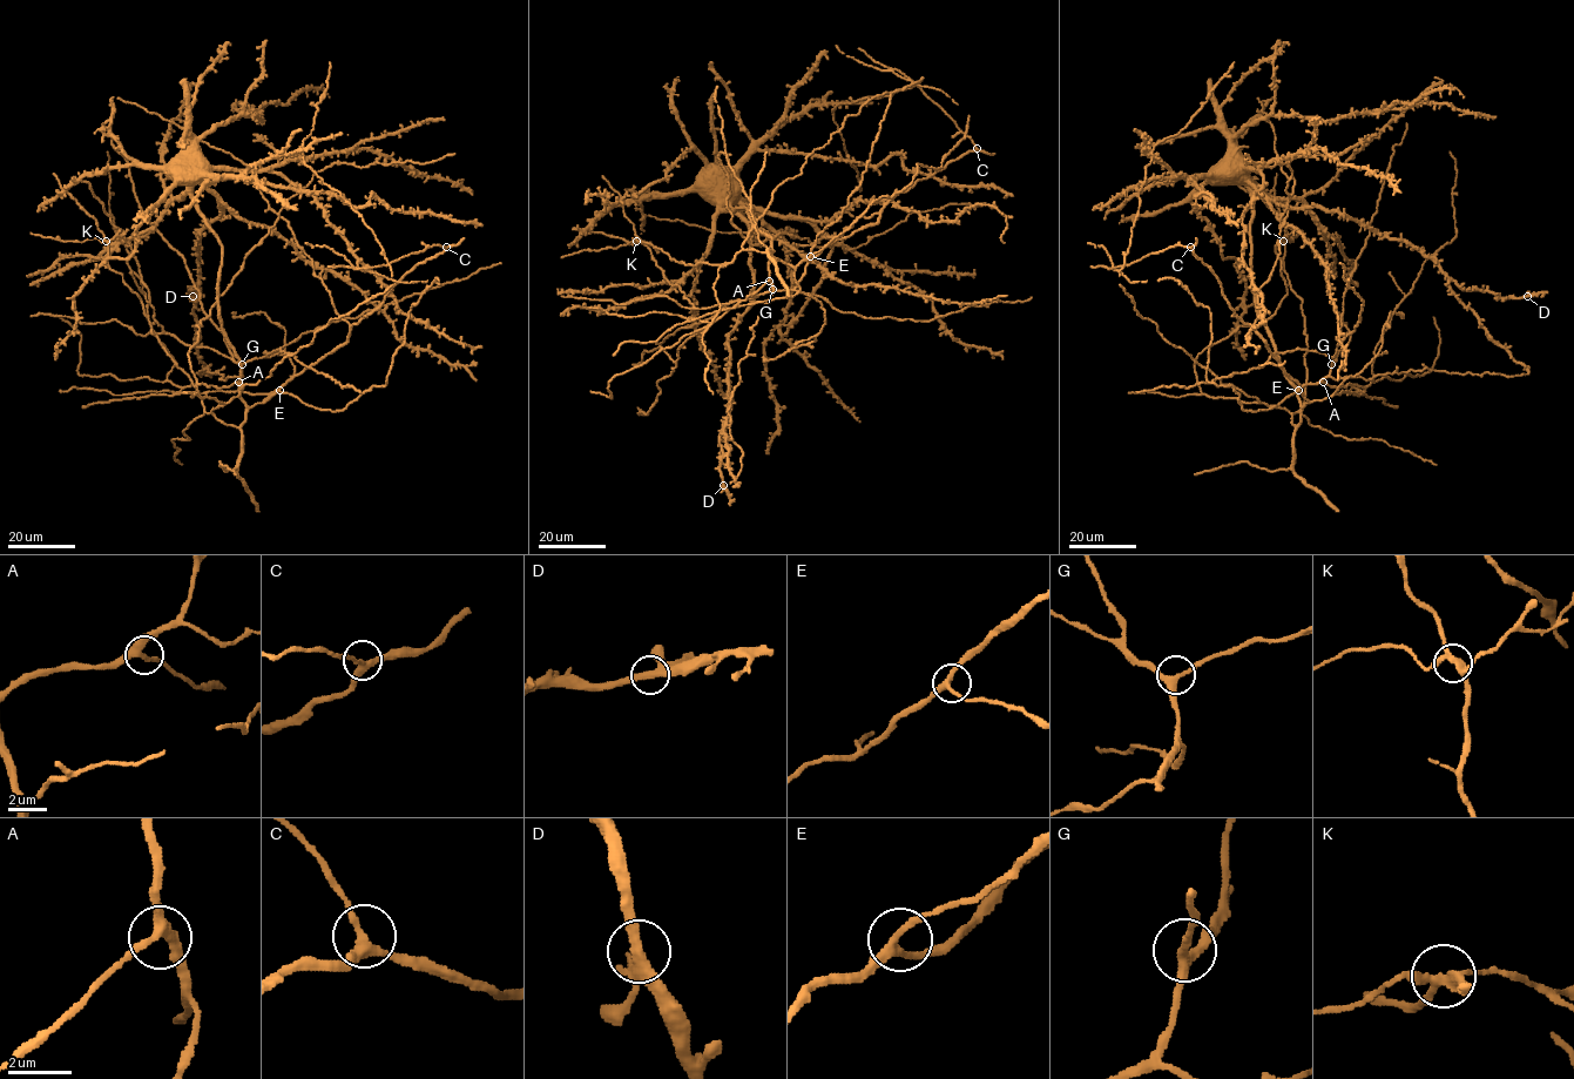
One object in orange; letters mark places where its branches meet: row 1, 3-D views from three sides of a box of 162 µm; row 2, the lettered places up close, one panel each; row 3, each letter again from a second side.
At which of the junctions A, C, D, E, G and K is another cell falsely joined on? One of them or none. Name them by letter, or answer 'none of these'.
K

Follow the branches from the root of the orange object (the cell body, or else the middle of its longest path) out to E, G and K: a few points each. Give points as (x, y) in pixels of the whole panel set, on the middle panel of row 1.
E: (714, 179), (733, 190), (723, 210), (751, 208), (749, 216), (771, 240), (772, 257), (796, 267), (810, 256)
G: (714, 179), (733, 190), (723, 209), (751, 208), (751, 222), (771, 240), (772, 289)
K: (714, 179), (733, 190), (723, 210), (751, 208), (776, 260), (742, 250), (731, 263), (691, 265), (636, 241)

